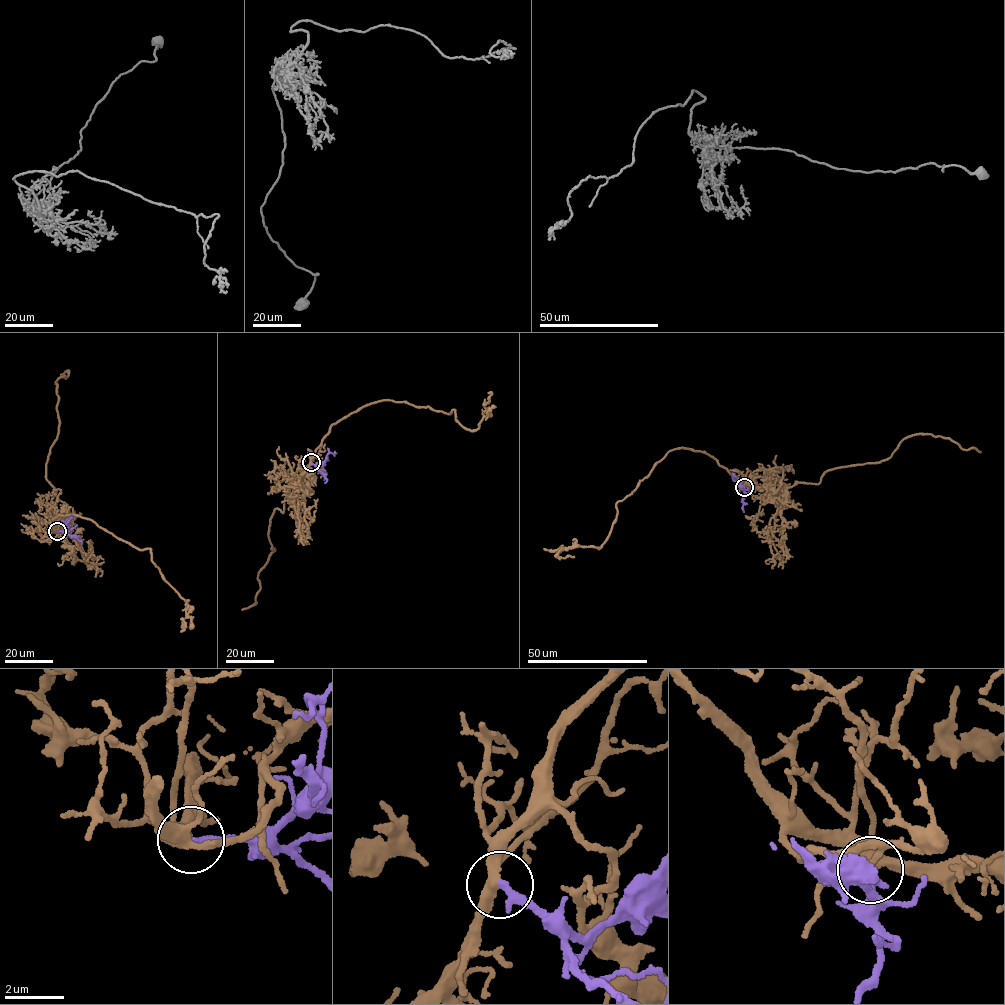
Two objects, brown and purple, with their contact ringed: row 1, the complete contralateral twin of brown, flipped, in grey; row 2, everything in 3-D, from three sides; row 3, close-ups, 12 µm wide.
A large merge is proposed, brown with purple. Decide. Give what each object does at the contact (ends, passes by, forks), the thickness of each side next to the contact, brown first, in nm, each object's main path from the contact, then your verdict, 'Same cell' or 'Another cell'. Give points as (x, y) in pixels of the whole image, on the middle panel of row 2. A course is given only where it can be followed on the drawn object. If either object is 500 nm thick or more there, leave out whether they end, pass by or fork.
At the ring brown forks. At the ring purple ends. Thickness 300 nm (brown) against 280 nm. Course of brown: (311, 462), (331, 426), (372, 403), (454, 410), (473, 431), (493, 406), (485, 419). Course of purple: (311, 462), (319, 466), (330, 452), (336, 453). Same cell

